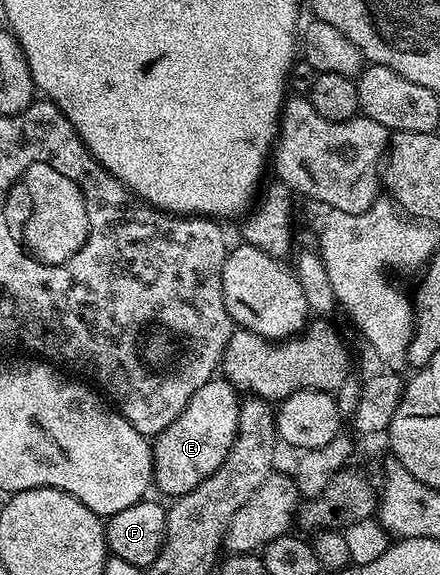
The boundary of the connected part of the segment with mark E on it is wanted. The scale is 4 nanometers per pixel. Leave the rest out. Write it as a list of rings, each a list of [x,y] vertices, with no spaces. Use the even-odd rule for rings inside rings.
[[[208,380],[187,402],[187,406],[171,426],[160,432],[152,441],[153,483],[156,491],[176,498],[195,490],[212,472],[219,470],[223,458],[233,445],[239,422],[239,393],[228,380]]]

